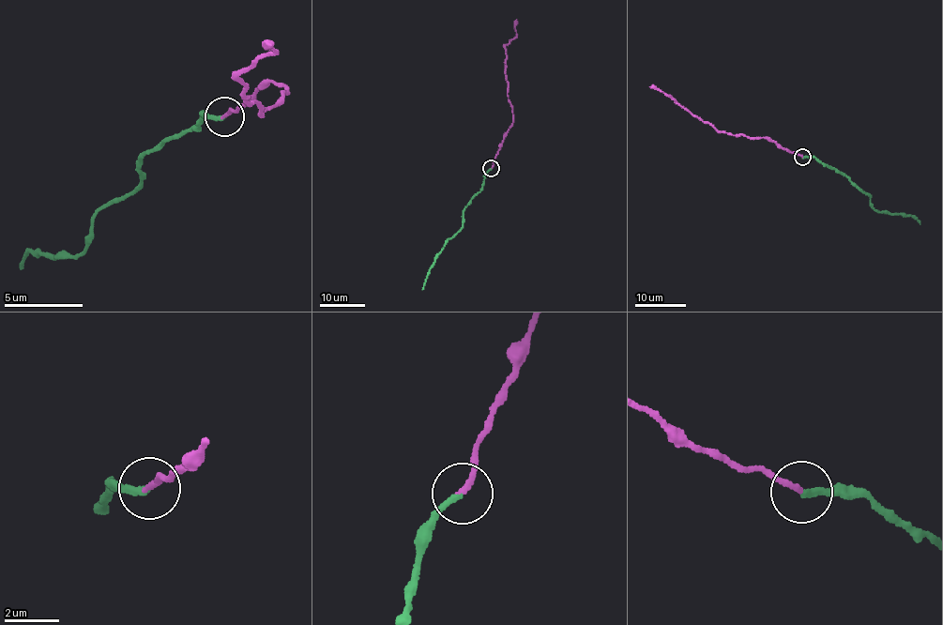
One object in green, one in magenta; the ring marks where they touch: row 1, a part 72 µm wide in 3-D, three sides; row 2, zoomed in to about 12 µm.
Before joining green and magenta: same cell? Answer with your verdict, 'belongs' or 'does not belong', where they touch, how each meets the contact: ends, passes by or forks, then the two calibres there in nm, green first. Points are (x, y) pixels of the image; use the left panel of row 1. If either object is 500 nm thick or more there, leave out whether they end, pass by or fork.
belongs | (224, 116) | green ends | magenta ends | 240/220 nm

